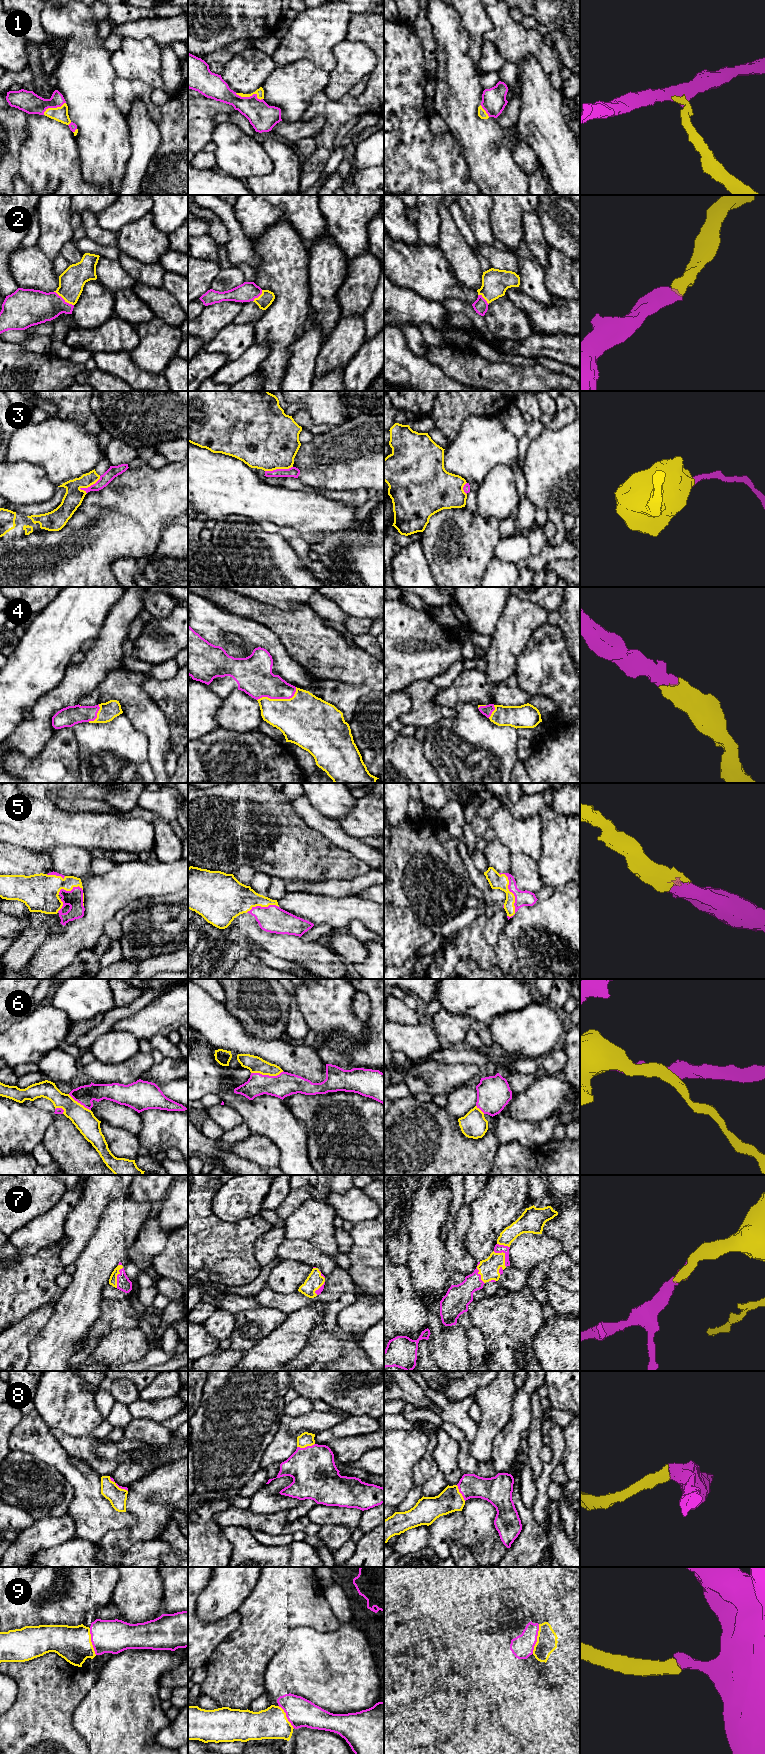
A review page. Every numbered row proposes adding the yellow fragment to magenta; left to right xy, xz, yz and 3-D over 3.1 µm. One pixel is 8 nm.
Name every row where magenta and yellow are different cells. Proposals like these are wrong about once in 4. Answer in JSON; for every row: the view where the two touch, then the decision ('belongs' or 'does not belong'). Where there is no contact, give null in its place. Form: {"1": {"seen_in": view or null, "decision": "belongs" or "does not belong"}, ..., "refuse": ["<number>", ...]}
{"1": {"seen_in": "xz", "decision": "belongs"}, "2": {"seen_in": "xy", "decision": "belongs"}, "3": {"seen_in": "xy", "decision": "does not belong"}, "4": {"seen_in": "xz", "decision": "belongs"}, "5": {"seen_in": "yz", "decision": "belongs"}, "6": {"seen_in": "xz", "decision": "does not belong"}, "7": {"seen_in": "yz", "decision": "belongs"}, "8": {"seen_in": "xz", "decision": "belongs"}, "9": {"seen_in": "yz", "decision": "belongs"}, "refuse": ["3", "6"]}

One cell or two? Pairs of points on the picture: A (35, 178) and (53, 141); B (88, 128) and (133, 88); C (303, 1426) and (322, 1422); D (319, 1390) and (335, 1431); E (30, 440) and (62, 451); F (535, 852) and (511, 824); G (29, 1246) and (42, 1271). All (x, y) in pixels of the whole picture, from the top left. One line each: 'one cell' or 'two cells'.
A: one cell
B: two cells
C: one cell
D: two cells
E: one cell
F: one cell
G: two cells

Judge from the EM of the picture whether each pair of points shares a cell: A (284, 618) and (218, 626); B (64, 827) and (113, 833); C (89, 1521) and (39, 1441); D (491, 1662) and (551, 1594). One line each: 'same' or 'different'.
A: different
B: same
C: same
D: different

